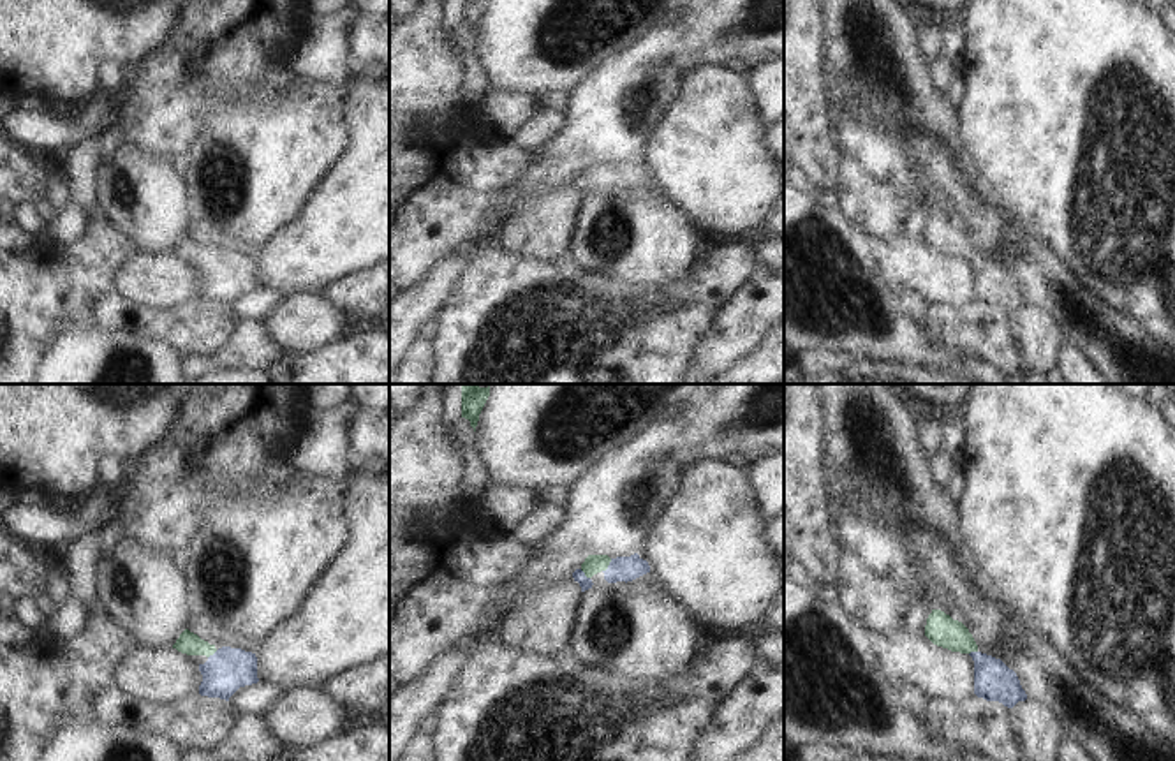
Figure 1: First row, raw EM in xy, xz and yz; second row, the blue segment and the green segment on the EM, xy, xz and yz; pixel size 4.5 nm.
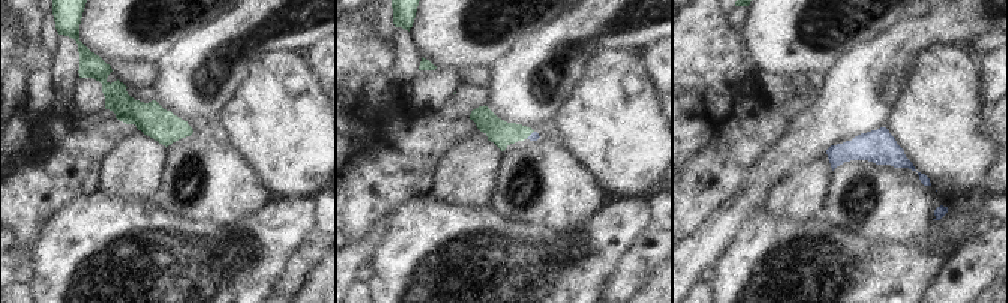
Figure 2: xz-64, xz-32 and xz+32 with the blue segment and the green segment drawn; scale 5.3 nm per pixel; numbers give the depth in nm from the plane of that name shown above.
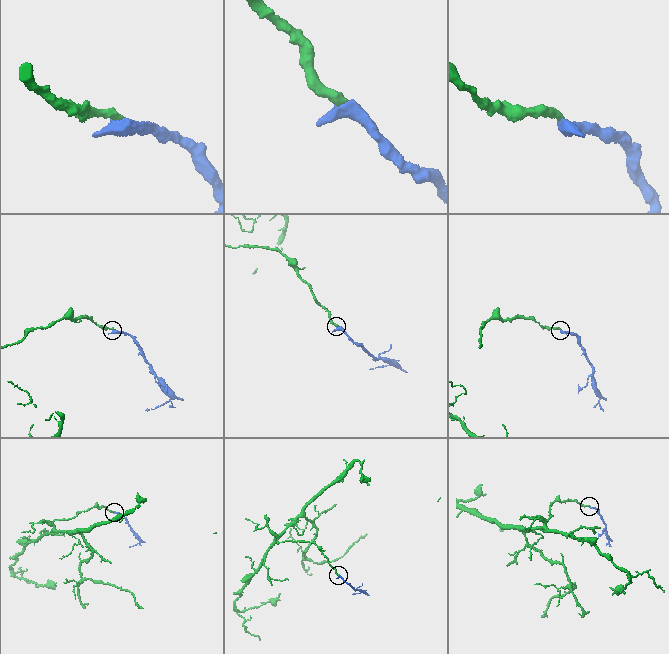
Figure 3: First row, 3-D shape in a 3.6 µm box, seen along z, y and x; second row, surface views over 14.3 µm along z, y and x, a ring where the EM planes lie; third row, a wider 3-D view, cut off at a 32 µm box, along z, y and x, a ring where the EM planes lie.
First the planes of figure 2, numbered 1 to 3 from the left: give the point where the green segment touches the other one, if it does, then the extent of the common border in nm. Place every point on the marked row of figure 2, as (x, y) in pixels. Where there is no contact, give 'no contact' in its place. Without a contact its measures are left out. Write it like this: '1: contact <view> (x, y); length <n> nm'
1: no contact
2: contact xz-32 (530, 135); length 60 nm
3: no contact

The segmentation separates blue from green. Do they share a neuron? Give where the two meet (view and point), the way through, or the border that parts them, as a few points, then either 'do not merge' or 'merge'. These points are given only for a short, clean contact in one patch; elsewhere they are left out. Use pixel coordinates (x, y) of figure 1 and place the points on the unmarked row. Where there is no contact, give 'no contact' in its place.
contact xz (608, 171); way xz (626, 175), (608, 171), (592, 169); merge

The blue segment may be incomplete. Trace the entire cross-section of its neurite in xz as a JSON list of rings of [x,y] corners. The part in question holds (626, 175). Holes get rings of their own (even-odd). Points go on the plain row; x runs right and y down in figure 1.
[[[638,159],[617,164],[610,164],[608,160],[588,160],[581,173],[573,178],[573,183],[580,188],[581,197],[585,197],[594,190],[590,183],[601,176],[608,188],[627,188],[650,178],[650,171]]]

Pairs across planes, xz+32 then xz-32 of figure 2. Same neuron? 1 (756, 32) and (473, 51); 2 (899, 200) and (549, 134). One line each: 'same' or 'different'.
1: same
2: same

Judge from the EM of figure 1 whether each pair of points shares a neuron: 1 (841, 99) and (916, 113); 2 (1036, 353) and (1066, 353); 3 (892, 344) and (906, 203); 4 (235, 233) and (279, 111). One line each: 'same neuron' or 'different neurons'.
1: different neurons
2: different neurons
3: different neurons
4: same neuron

